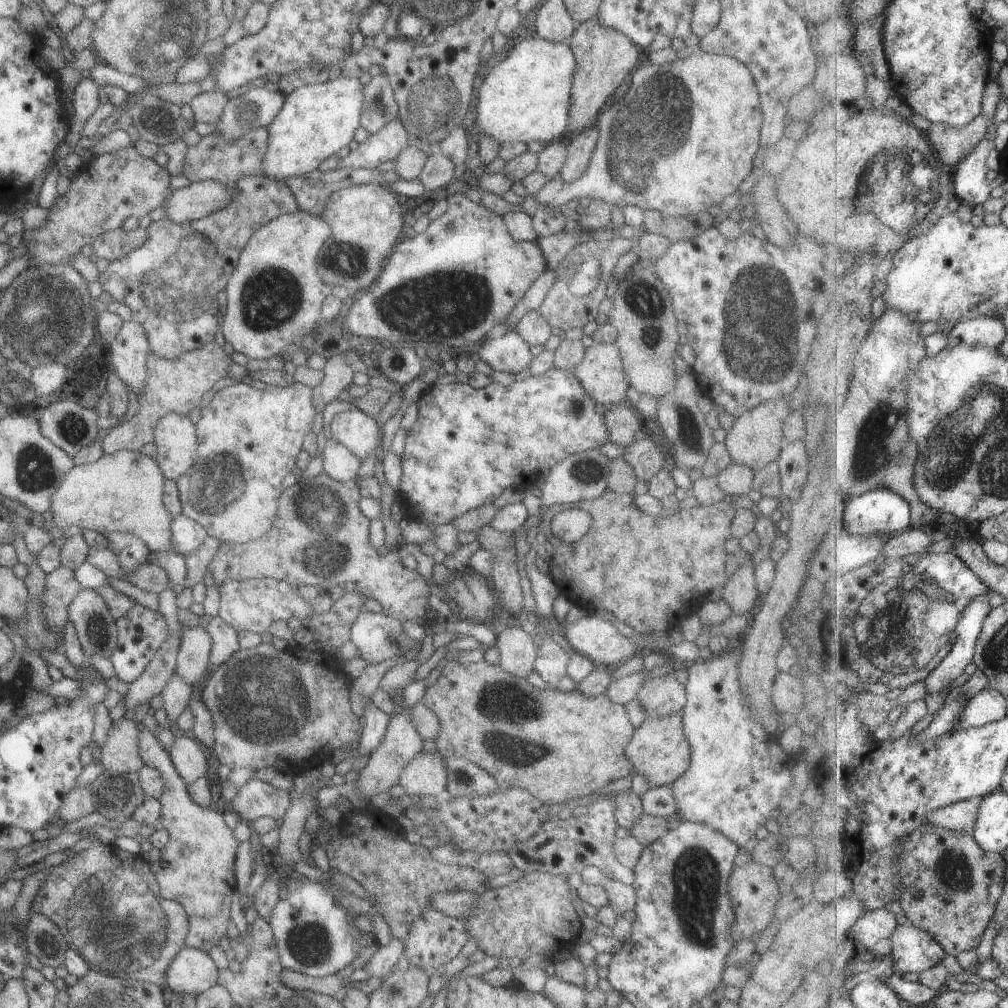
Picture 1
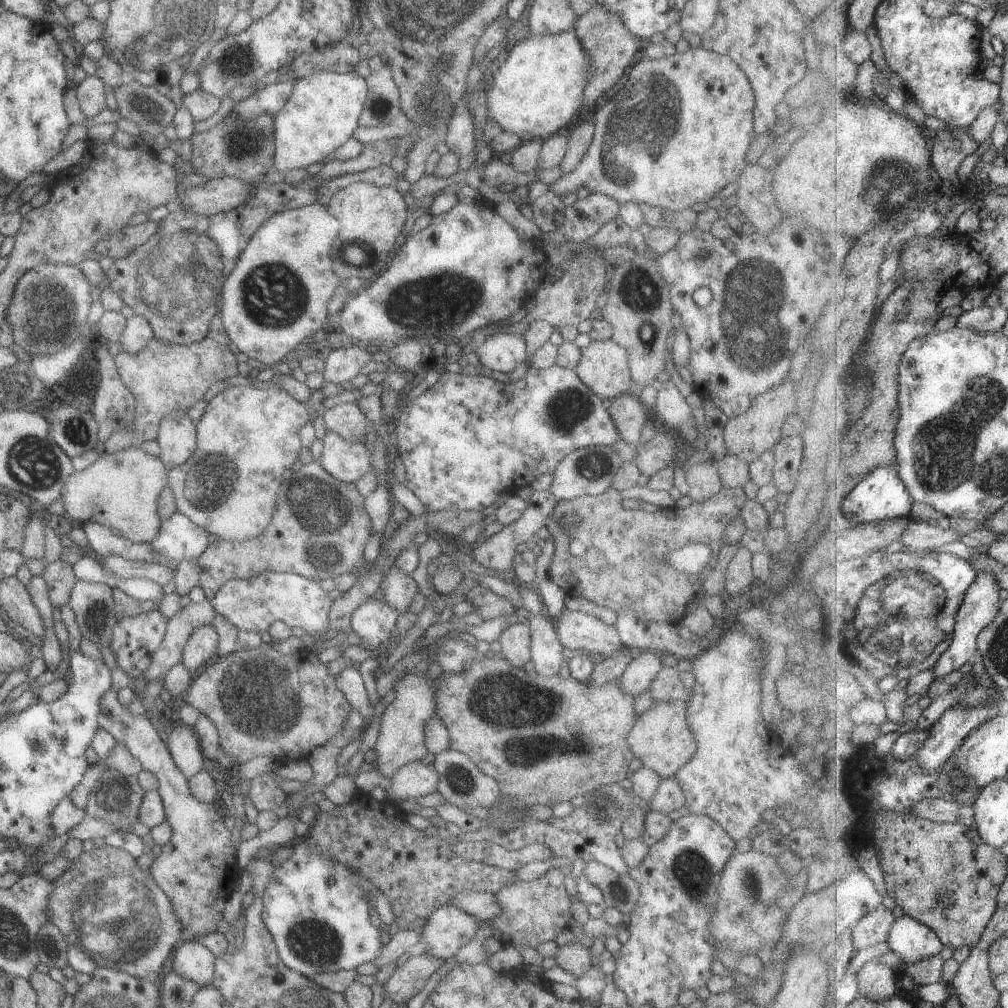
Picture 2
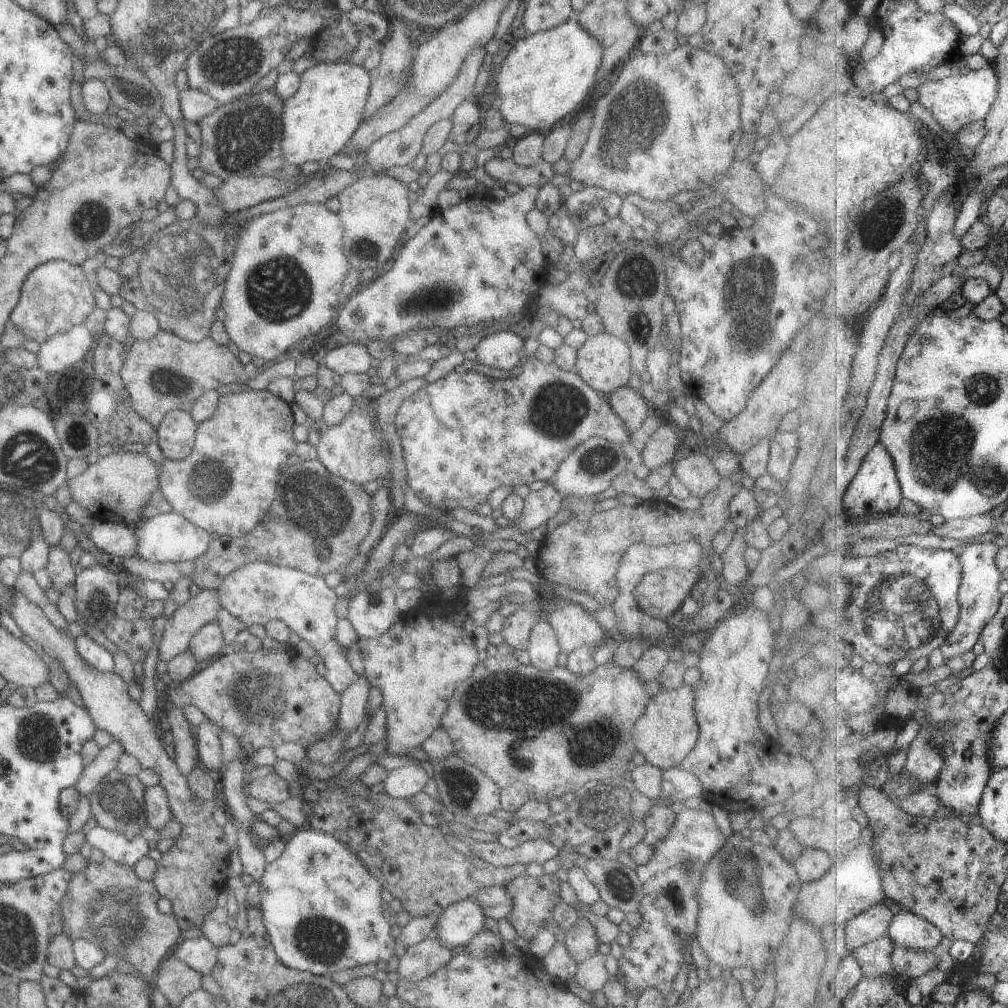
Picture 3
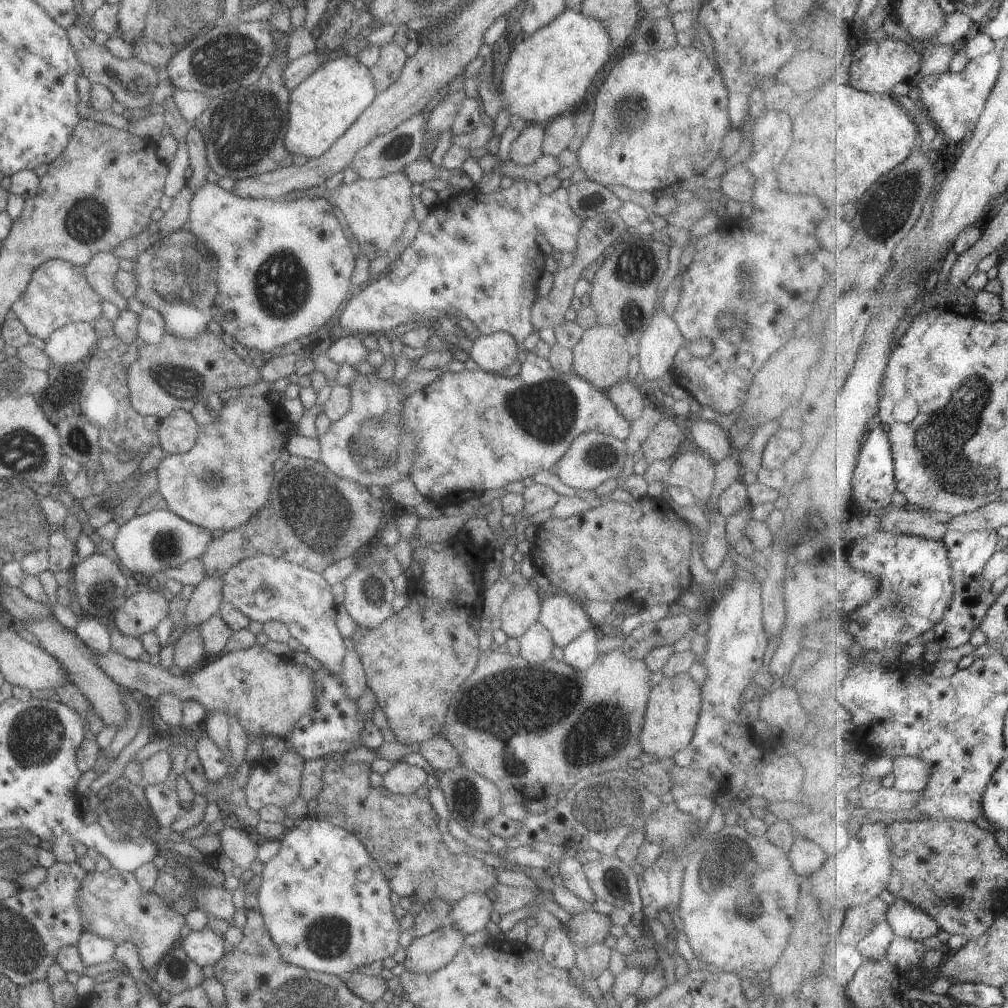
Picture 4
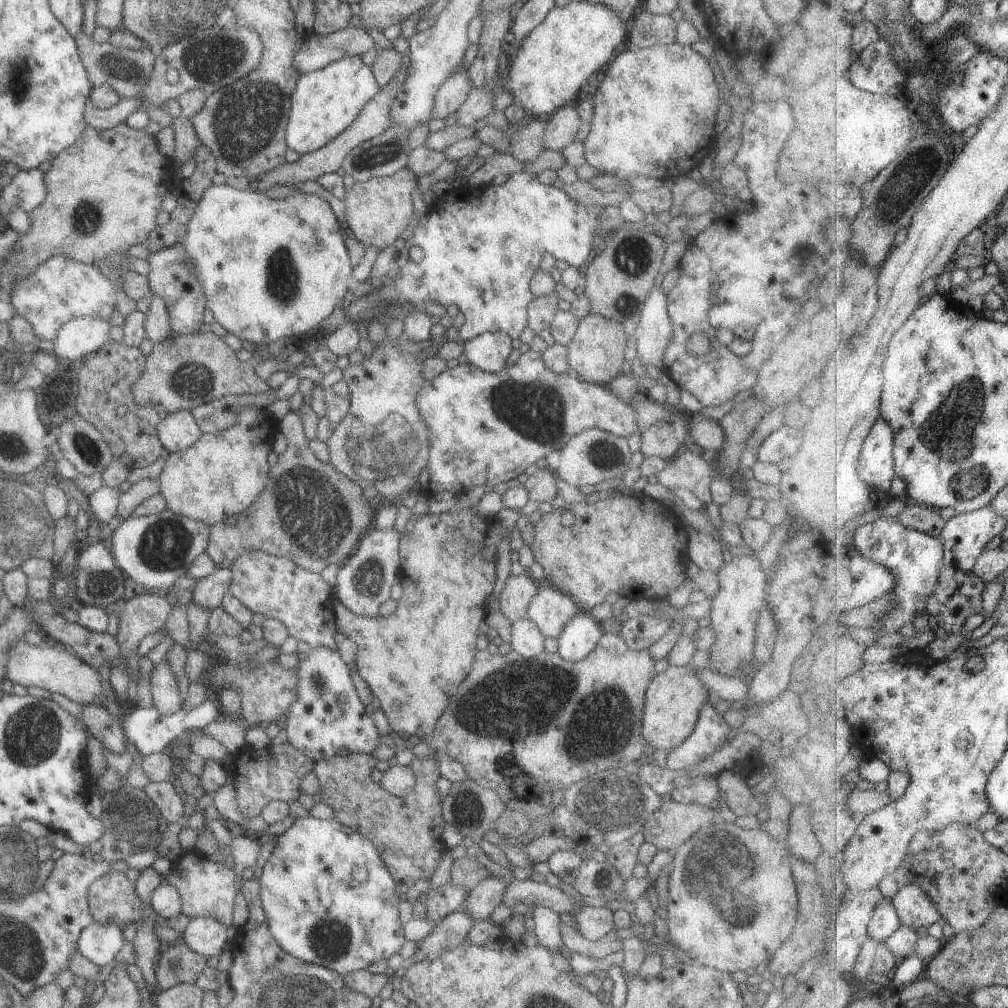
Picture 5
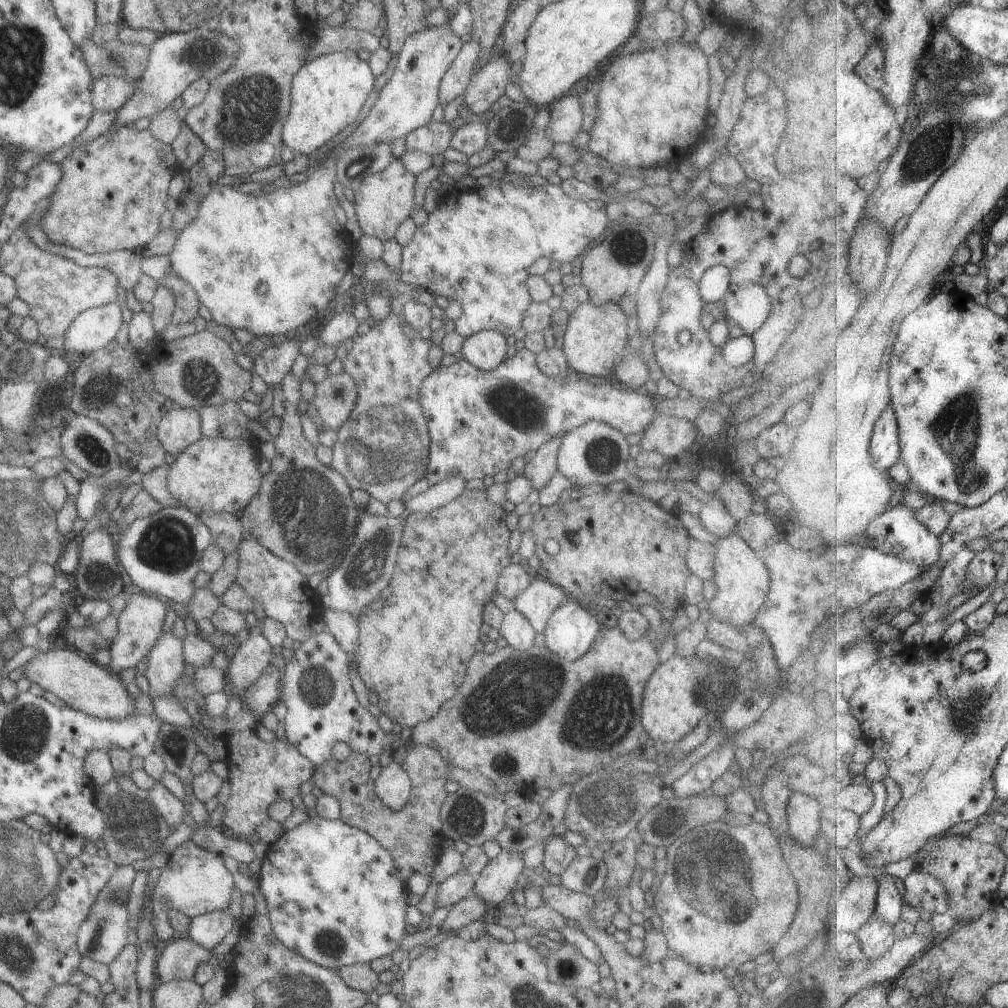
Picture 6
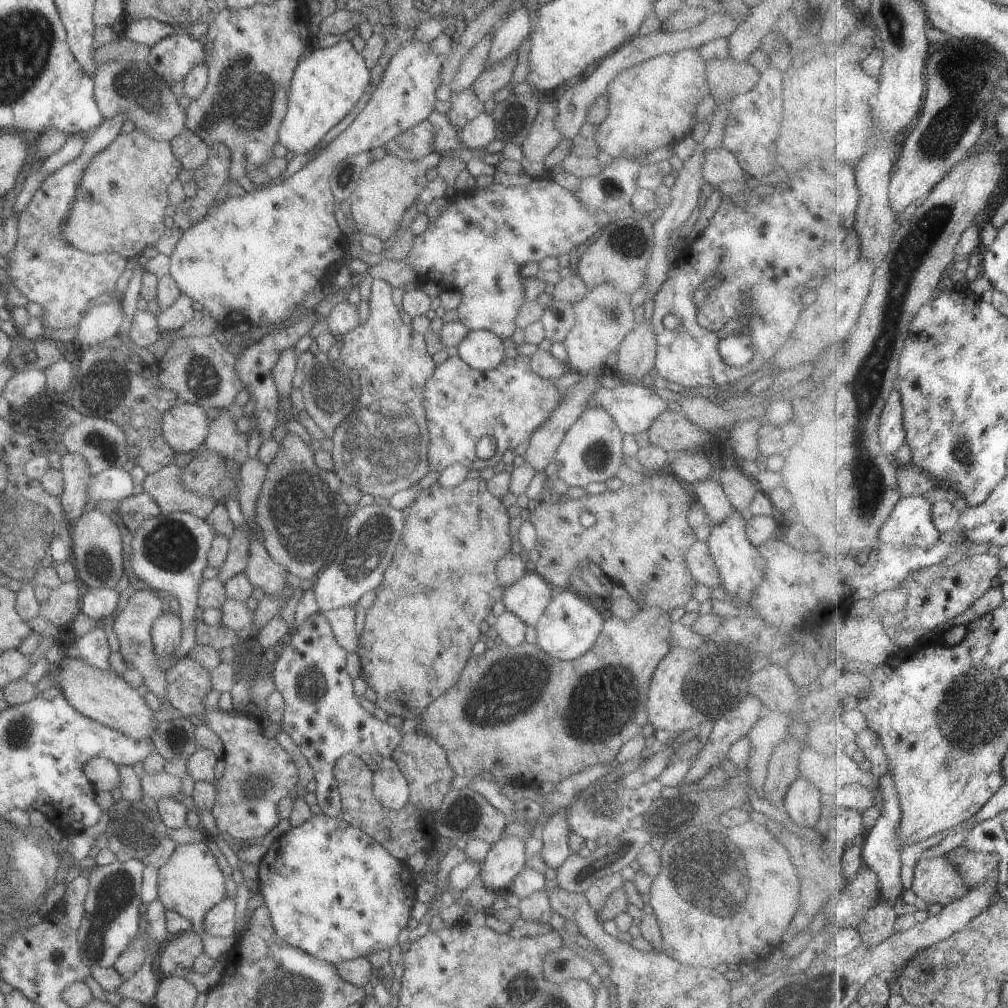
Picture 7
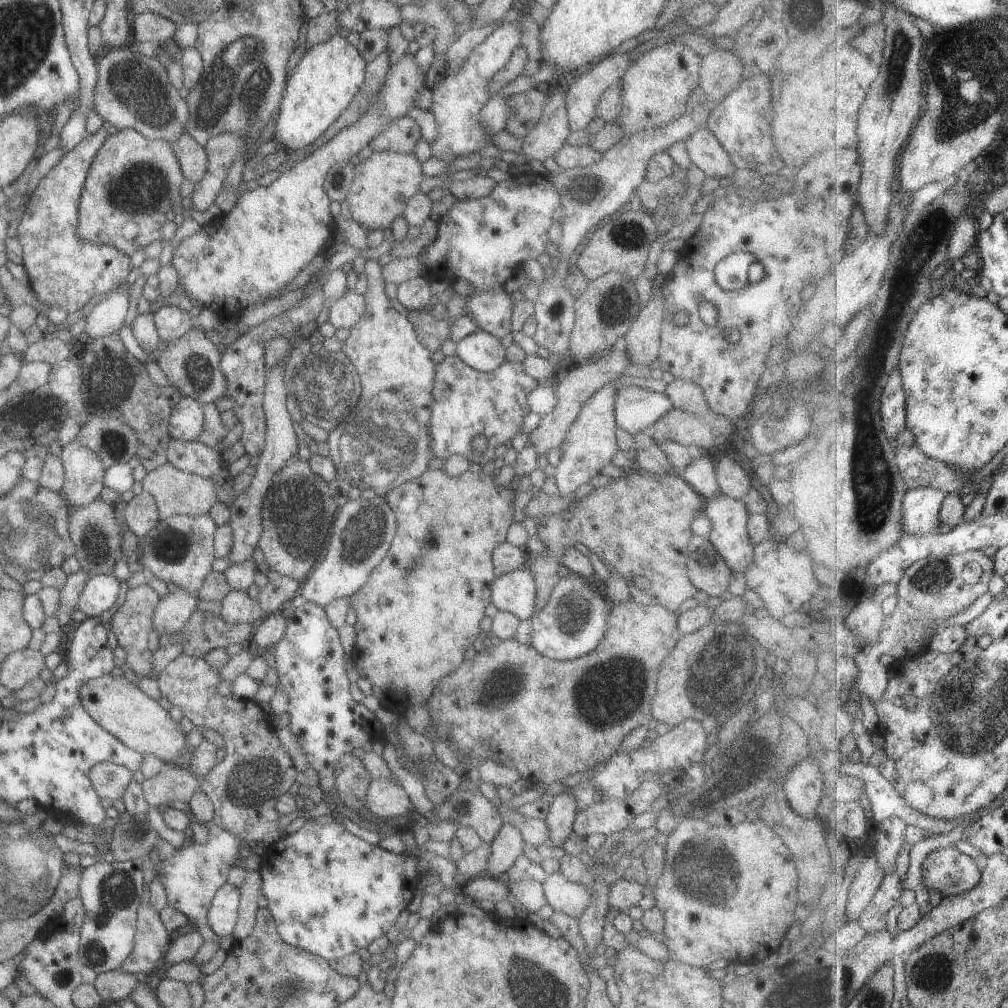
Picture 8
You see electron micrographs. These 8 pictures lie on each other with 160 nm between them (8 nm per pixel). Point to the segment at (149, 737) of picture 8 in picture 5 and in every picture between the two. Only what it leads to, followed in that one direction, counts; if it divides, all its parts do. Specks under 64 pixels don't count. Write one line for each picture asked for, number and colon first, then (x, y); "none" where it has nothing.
5: (56, 671)
6: (77, 680)
7: (101, 695)

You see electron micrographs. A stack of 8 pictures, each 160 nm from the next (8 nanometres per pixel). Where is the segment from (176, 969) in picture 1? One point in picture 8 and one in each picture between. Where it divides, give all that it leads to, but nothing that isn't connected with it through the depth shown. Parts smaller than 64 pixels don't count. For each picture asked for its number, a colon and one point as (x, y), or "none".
2: (190, 960)
3: (197, 953)
4: (203, 947)
5: (205, 936)
6: (207, 929)
7: (218, 921)
8: (221, 916)

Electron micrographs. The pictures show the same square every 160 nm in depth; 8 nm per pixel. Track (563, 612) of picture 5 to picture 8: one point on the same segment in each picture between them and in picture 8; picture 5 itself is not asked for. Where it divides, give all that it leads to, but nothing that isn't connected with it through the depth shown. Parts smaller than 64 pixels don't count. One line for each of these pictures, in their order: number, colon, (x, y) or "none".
6: (540, 598)
7: (527, 597)
8: (513, 592)

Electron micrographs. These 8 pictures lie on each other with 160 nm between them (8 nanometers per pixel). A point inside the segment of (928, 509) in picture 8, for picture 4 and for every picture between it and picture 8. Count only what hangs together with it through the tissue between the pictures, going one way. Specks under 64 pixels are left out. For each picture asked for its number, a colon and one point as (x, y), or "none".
4: (916, 589)
5: (915, 558)
6: (898, 531)
7: (911, 523)

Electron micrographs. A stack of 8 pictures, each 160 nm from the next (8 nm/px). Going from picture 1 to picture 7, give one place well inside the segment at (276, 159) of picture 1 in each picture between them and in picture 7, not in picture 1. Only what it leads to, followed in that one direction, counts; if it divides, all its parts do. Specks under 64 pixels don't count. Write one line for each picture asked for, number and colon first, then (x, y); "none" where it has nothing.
2: (321, 112)
3: (316, 121)
4: (321, 107)
5: (323, 102)
6: (326, 93)
7: (324, 86)

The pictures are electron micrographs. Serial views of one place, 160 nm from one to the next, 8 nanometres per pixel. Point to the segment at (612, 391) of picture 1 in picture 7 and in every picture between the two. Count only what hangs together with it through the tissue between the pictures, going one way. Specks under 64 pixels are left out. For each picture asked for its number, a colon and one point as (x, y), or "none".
2: (602, 368)
3: (602, 361)
4: (601, 356)
5: (594, 354)
6: (595, 334)
7: (602, 318)

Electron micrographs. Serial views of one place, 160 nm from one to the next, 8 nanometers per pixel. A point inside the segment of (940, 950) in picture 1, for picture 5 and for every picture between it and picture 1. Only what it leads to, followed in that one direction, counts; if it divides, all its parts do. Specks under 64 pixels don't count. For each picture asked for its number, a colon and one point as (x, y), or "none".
2: (913, 941)
3: (908, 929)
4: (907, 920)
5: (916, 909)

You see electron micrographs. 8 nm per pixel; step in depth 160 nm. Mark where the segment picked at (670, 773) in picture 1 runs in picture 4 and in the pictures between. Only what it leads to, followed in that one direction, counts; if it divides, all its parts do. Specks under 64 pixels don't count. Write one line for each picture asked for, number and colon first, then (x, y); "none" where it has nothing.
2: (659, 738)
3: (664, 734)
4: (672, 706)

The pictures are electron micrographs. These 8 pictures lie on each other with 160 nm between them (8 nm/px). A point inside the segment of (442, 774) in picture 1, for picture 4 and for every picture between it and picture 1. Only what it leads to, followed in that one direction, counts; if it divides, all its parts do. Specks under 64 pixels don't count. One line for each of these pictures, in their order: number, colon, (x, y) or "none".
2: (411, 781)
3: (403, 782)
4: (402, 778)

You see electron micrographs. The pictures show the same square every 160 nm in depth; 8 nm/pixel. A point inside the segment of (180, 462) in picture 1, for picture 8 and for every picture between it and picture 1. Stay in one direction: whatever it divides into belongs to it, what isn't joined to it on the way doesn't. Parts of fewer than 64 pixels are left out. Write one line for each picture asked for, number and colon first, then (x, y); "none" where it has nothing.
2: (176, 437)
3: (175, 433)
4: (177, 432)
5: (176, 431)
6: (179, 427)
7: (183, 427)
8: (185, 418)

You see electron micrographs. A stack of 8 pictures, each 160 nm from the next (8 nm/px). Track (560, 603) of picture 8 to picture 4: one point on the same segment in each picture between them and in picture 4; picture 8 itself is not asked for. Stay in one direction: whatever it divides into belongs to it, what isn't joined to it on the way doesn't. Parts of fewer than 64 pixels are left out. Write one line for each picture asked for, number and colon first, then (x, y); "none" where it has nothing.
4: (579, 653)
5: (578, 637)
6: (569, 631)
7: (568, 627)

